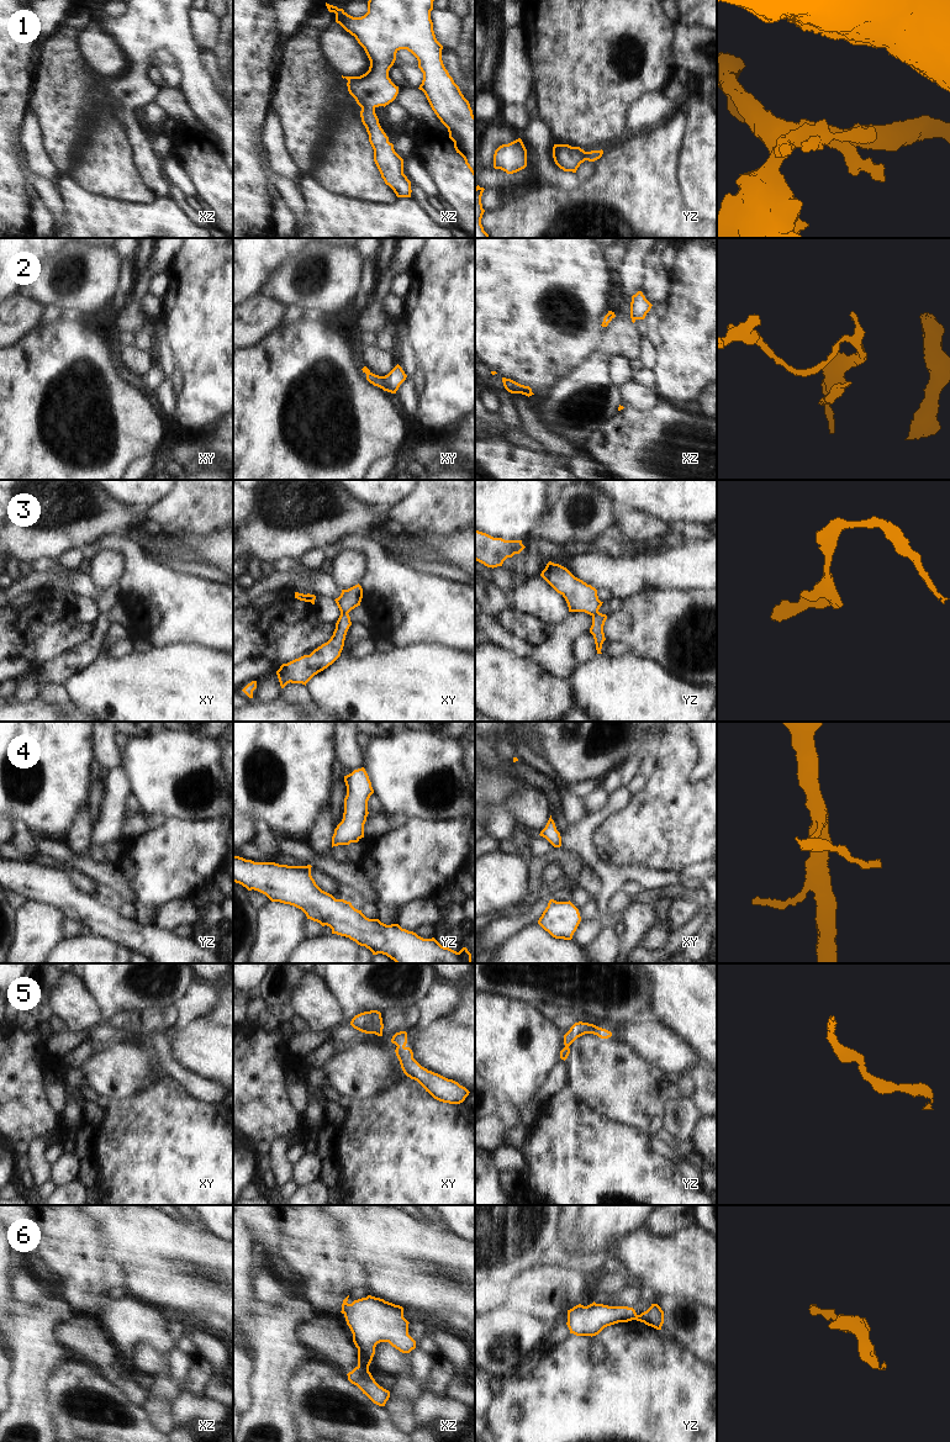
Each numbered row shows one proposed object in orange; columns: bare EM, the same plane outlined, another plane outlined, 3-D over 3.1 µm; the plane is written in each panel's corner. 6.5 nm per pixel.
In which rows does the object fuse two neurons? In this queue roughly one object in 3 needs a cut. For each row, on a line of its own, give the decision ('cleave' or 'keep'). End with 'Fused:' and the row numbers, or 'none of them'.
1: keep
2: keep
3: cleave
4: keep
5: keep
6: cleave
Fused: 3, 6

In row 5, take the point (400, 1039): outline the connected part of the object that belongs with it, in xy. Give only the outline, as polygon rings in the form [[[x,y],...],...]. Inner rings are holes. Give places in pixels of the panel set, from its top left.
[[[396,1032],[391,1042],[397,1047],[395,1050],[403,1073],[411,1079],[417,1081],[434,1099],[460,1104],[469,1095],[469,1090],[453,1079],[448,1079],[438,1073],[422,1067],[415,1058],[413,1052],[407,1044],[407,1032]]]

